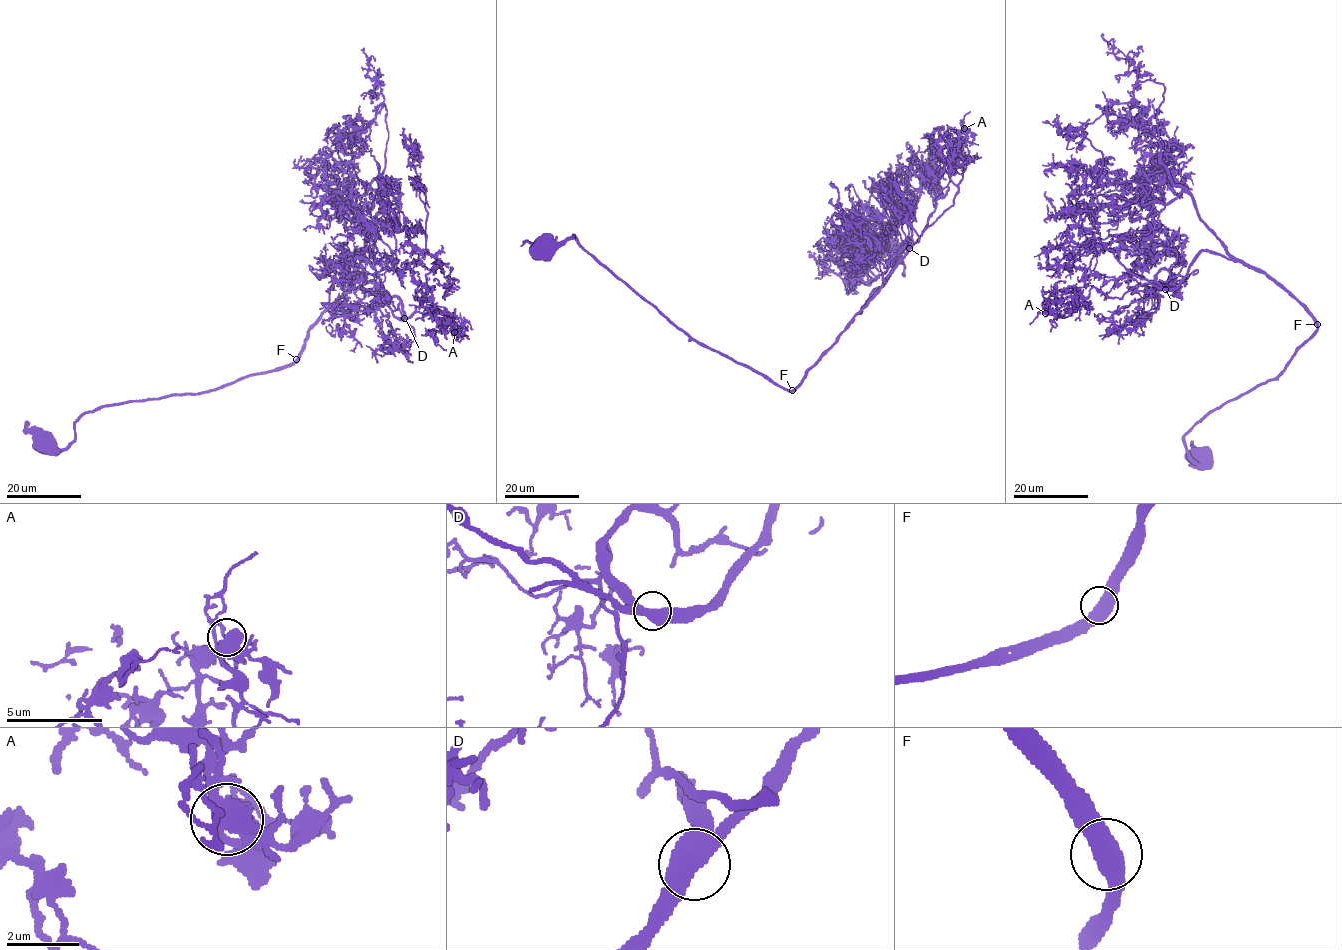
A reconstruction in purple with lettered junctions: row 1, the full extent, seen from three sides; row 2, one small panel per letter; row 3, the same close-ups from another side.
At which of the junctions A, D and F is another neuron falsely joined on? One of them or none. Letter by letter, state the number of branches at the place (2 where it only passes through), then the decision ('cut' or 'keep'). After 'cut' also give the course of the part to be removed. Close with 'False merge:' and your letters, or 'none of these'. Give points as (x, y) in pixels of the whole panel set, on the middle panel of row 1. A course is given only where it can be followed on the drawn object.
A: 2 | keep
D: 2 | keep
F: 2 | keep
False merge: none of these

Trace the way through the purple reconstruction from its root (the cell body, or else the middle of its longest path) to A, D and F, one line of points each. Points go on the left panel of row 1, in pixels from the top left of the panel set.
A: (45, 443), (65, 449), (101, 406), (288, 365), (371, 281), (396, 317), (452, 313), (454, 332)
D: (45, 443), (65, 449), (75, 422), (101, 406), (200, 394), (288, 365), (329, 306), (371, 281), (404, 317)
F: (45, 443), (65, 449), (74, 439), (75, 422), (101, 406), (200, 394), (254, 374), (276, 371), (296, 359)

